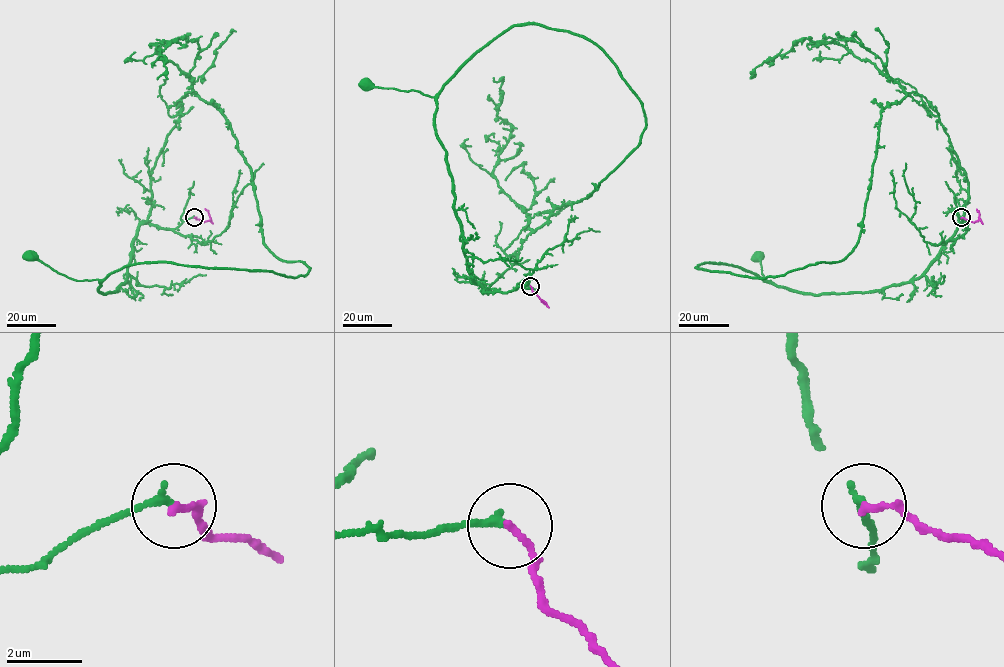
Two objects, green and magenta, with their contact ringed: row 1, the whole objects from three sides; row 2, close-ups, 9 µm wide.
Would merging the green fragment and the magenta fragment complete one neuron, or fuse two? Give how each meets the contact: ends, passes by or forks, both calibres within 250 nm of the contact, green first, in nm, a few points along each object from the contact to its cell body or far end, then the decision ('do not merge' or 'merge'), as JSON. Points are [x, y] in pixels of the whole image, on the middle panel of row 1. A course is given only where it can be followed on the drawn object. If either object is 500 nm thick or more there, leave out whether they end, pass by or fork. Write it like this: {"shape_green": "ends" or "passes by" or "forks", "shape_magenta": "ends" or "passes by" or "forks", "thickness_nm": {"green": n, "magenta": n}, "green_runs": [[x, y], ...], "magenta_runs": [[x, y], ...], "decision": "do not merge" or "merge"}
{"shape_green": "ends", "shape_magenta": "ends", "thickness_nm": {"green": 200, "magenta": 190}, "green_runs": [[530, 286], [485, 292], [474, 280], [454, 208], [446, 151], [436, 134], [435, 96], [366, 84]], "magenta_runs": [[530, 286], [546, 303], [541, 301]], "decision": "merge"}

